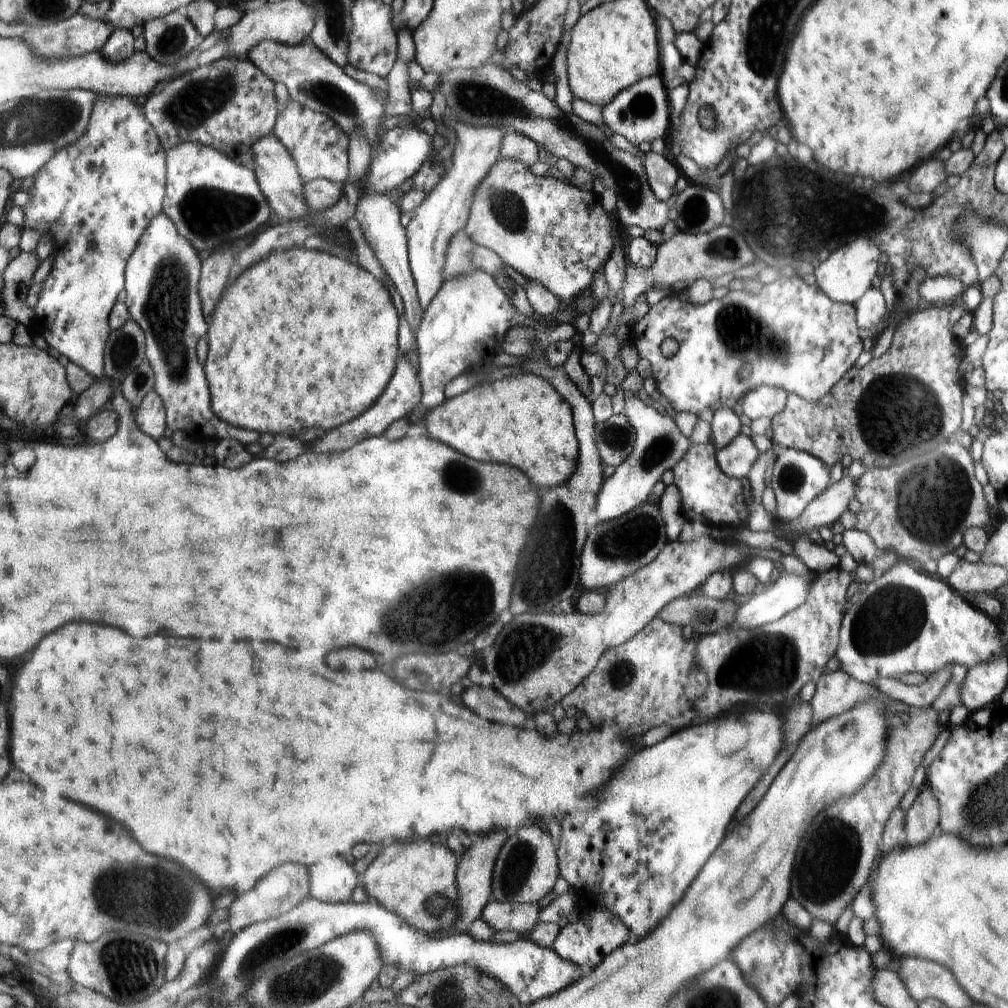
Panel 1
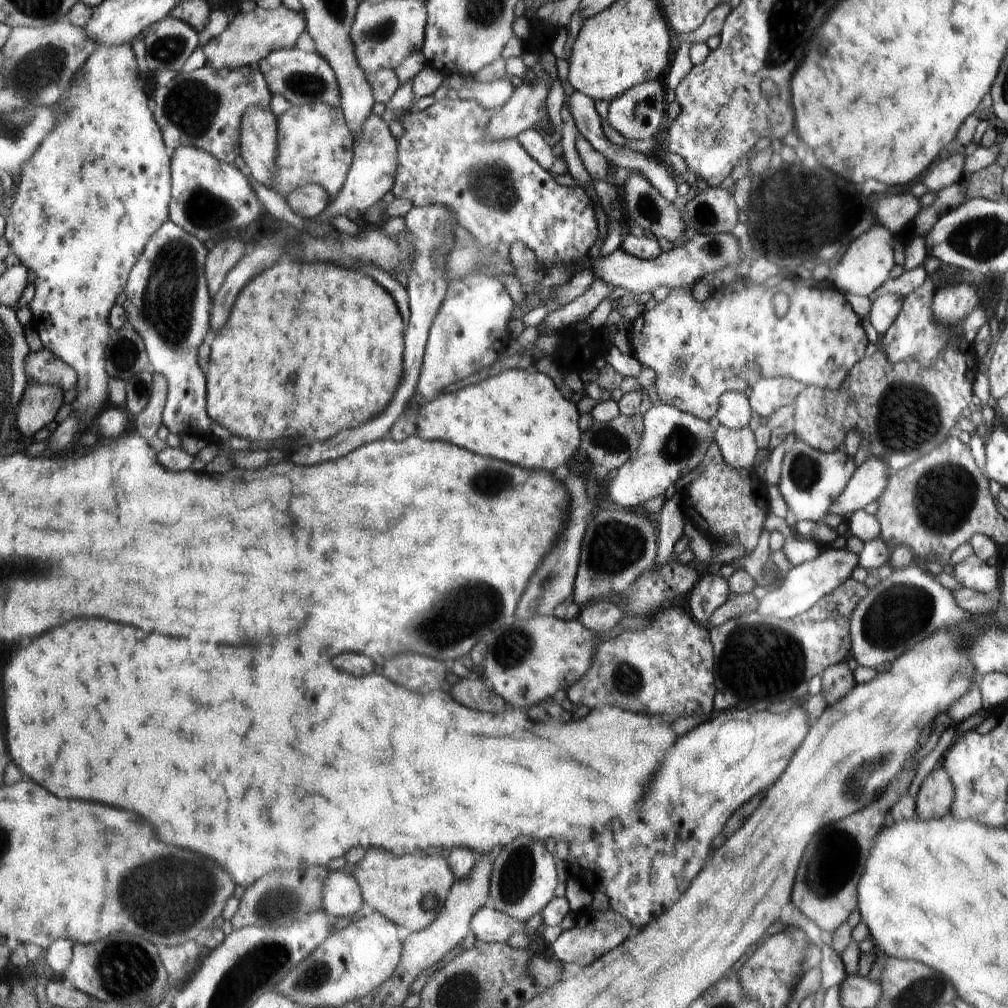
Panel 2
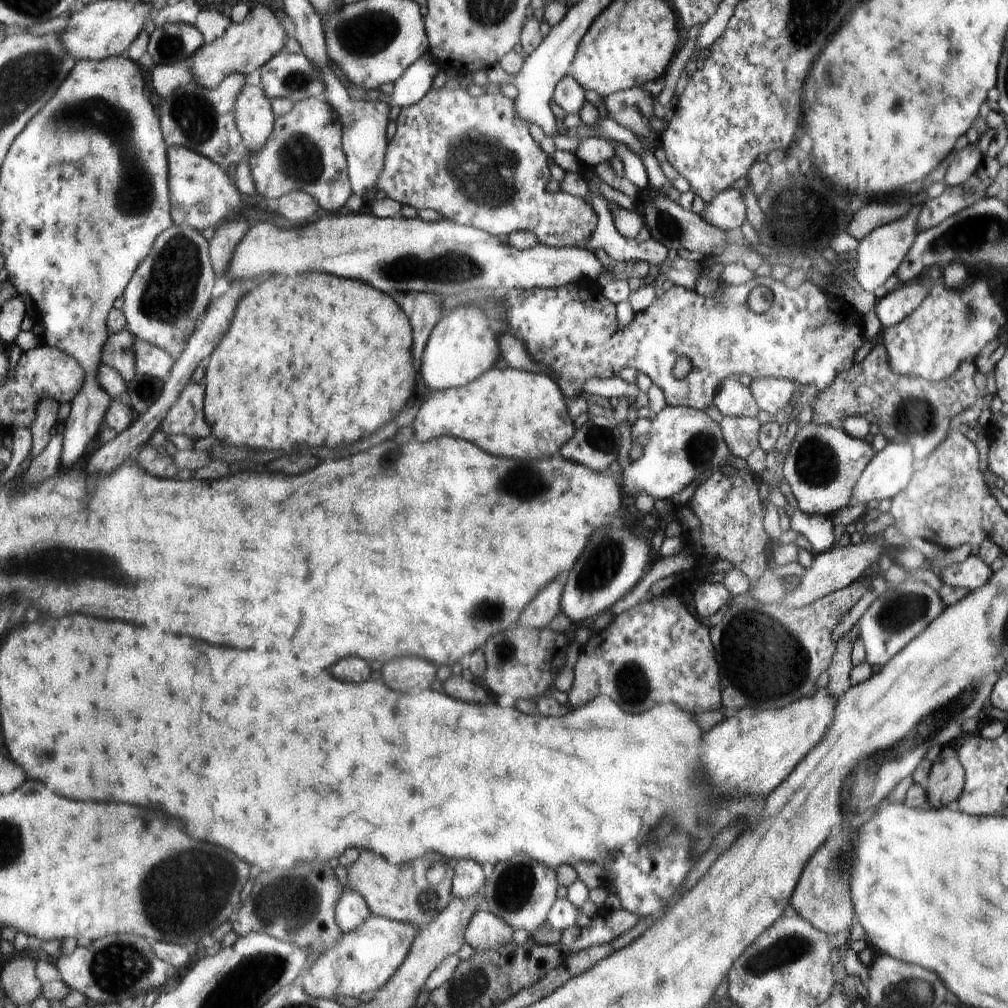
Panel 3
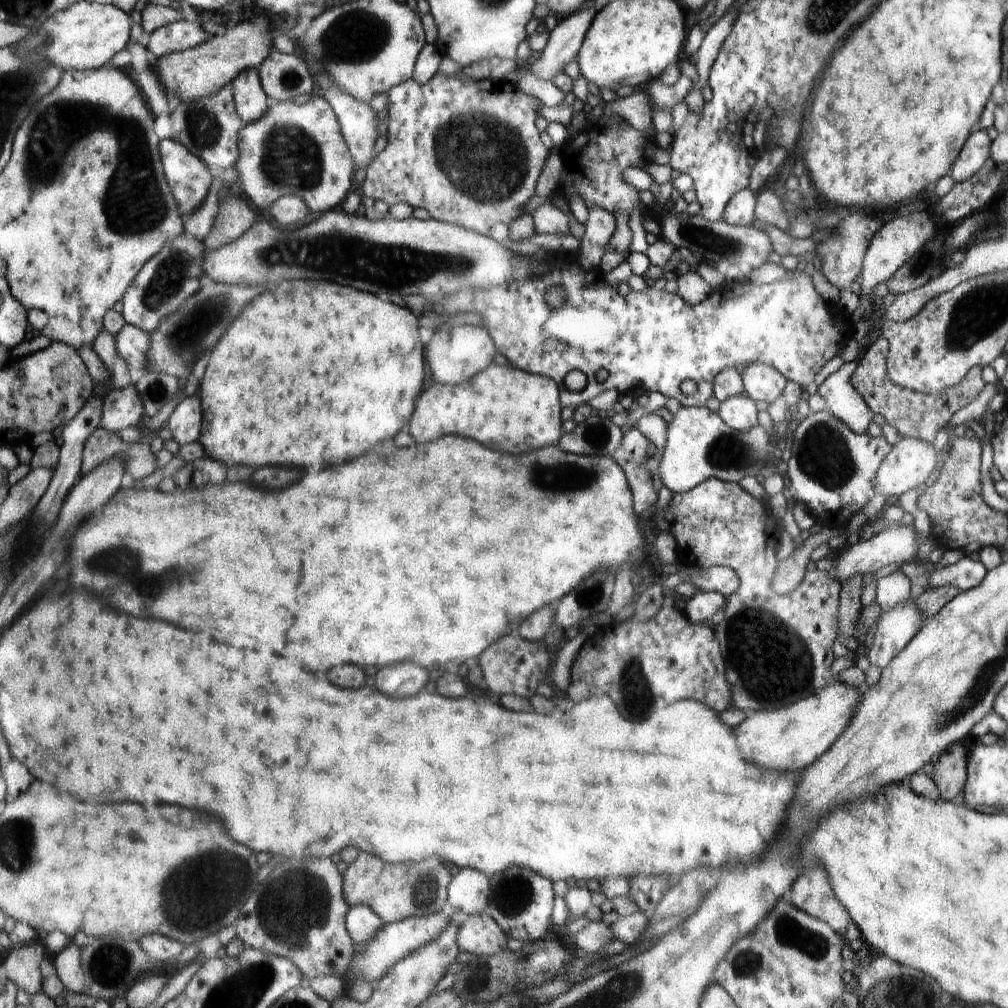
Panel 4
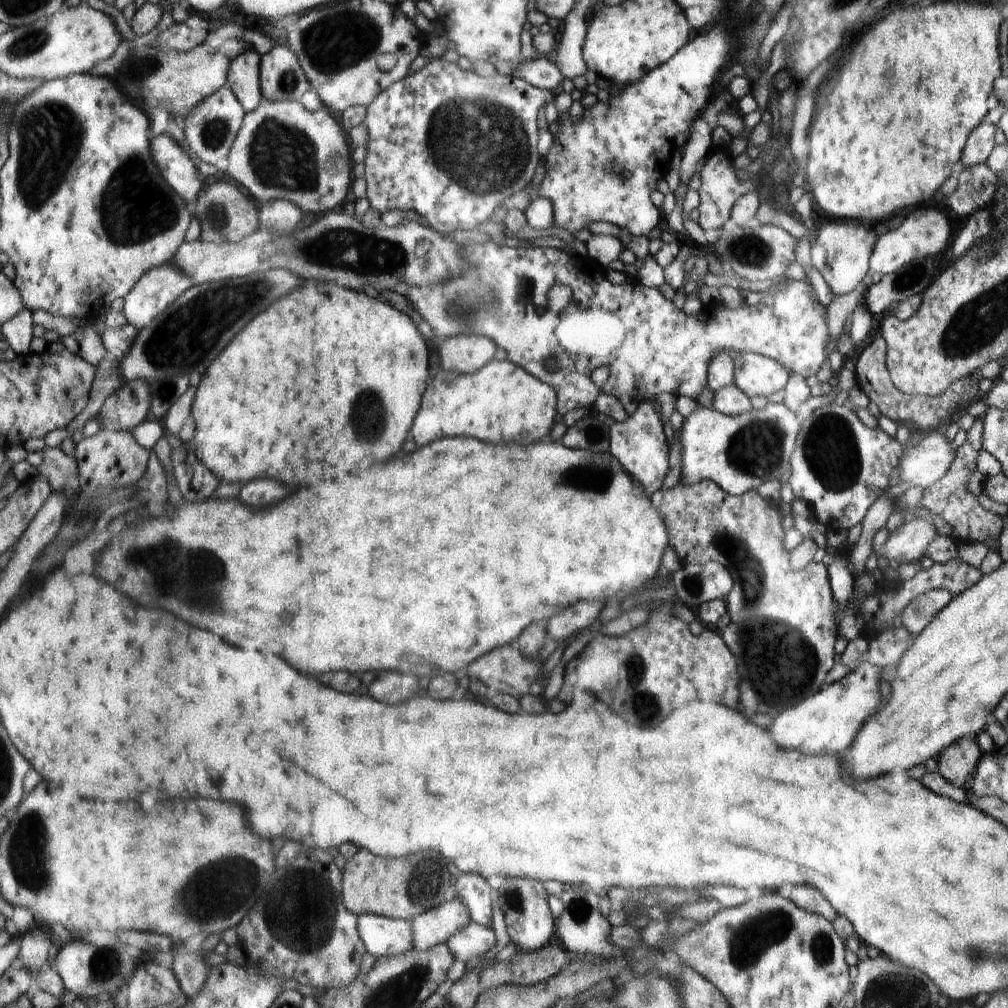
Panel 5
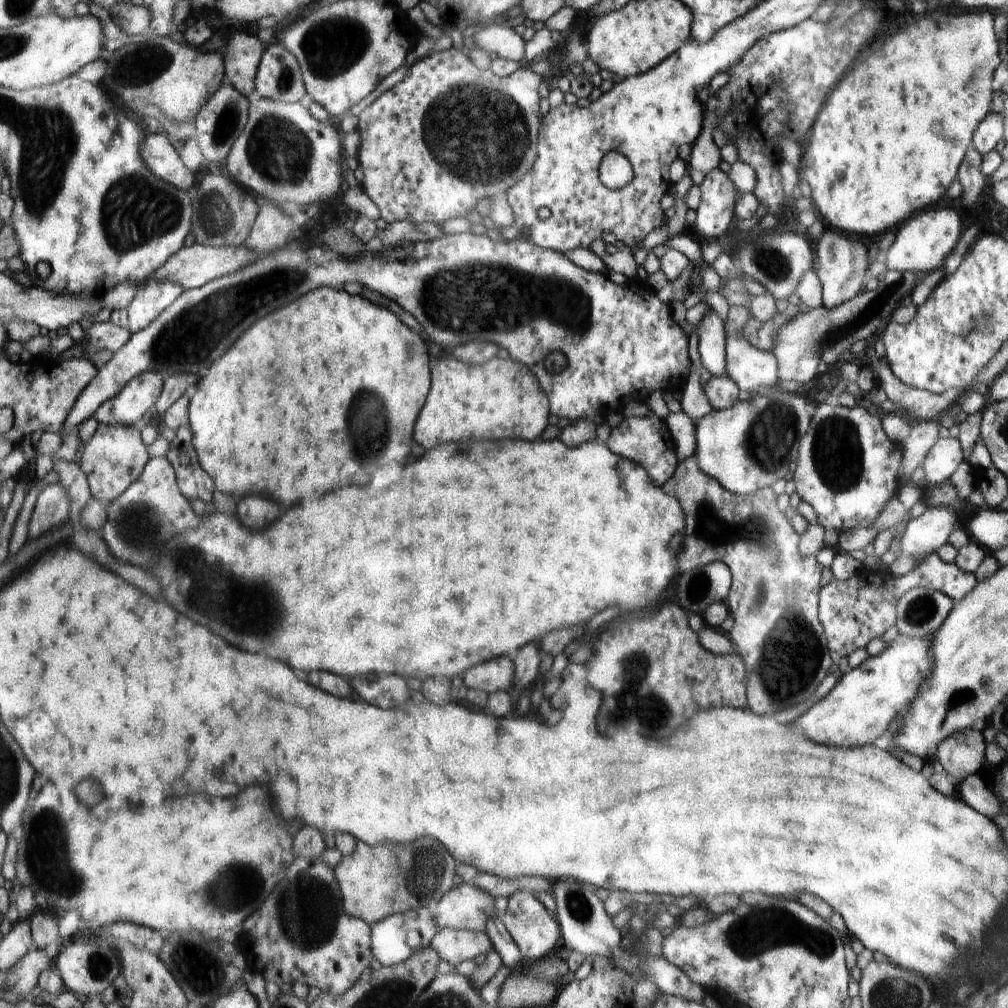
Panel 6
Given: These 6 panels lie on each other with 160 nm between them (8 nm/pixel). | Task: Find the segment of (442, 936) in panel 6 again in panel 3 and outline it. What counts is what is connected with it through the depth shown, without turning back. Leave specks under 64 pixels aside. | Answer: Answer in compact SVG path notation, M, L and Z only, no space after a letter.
M476 911L468 923L467 941L474 950L494 950L510 943L514 930L488 911Z

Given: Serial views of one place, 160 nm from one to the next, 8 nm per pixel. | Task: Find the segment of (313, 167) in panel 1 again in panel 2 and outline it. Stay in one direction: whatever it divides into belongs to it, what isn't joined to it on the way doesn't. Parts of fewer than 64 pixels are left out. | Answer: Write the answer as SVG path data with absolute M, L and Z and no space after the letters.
M328 104L293 105L278 119L279 147L276 150L276 180L273 190L284 198L299 187L320 184L331 199L347 181L354 162L355 140L342 109Z

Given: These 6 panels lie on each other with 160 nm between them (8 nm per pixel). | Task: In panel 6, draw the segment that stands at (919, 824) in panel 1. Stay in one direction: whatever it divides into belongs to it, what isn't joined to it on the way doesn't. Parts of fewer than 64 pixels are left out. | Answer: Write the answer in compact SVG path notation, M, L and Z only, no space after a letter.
M974 728L953 732L947 739L937 744L934 759L941 762L948 778L955 784L964 780L966 776L977 774L985 765L986 743L983 734Z

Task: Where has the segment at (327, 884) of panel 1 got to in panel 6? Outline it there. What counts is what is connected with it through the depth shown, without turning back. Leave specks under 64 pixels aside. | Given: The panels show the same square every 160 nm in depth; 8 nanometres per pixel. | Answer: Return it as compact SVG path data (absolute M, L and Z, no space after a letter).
M429 906L420 907L414 912L388 915L380 923L371 925L372 950L376 956L376 965L387 967L410 959L416 950L430 946L436 934L438 928Z

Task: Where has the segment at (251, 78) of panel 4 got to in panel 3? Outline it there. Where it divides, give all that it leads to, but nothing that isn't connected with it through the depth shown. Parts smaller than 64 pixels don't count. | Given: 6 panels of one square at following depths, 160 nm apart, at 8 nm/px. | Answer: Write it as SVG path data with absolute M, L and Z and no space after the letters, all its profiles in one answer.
M244 83L240 100L235 100L235 123L240 124L248 152L257 151L266 144L274 130L275 115L270 98L254 84Z

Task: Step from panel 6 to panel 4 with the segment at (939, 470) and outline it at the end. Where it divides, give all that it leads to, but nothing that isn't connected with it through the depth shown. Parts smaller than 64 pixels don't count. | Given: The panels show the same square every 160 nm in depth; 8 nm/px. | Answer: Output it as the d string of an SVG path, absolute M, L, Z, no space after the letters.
M912 437L900 438L880 465L875 480L875 491L877 494L888 494L893 499L914 487L923 486L940 468L942 457L943 454L939 455L936 452L933 443Z

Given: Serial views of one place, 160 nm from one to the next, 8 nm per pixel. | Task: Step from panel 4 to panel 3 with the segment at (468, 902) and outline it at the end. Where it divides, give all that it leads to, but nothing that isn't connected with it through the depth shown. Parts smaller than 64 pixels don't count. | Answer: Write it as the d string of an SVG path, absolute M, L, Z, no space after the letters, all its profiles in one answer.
M464 859L456 864L455 882L452 883L452 892L459 899L466 900L474 895L480 895L485 890L485 876L482 865Z

